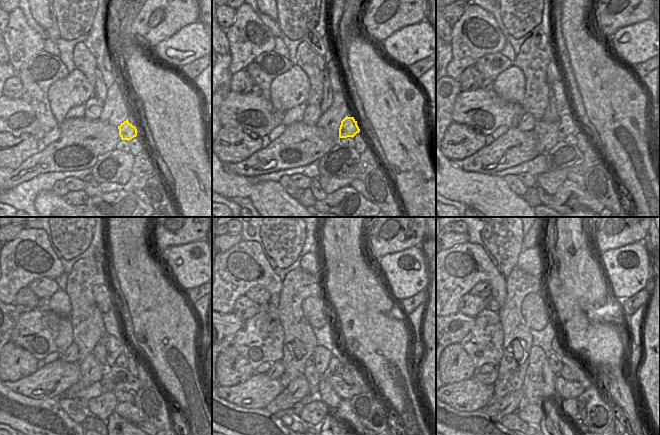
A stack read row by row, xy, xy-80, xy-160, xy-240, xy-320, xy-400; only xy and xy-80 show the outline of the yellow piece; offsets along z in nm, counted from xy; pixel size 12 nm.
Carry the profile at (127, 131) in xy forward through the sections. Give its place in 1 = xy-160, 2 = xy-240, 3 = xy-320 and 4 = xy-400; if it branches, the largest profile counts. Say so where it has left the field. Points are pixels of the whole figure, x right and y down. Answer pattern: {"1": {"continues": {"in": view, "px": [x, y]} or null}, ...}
{"1": {"continues": {"in": "xy-160", "px": [568, 125]}}, "2": {"continues": {"in": "xy-240", "px": [114, 346]}}, "3": {"continues": {"in": "xy-320", "px": [321, 355]}}, "4": {"continues": {"in": "xy-400", "px": [537, 355]}}}

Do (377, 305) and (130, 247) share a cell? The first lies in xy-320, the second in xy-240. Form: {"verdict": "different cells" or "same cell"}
{"verdict": "same cell"}

